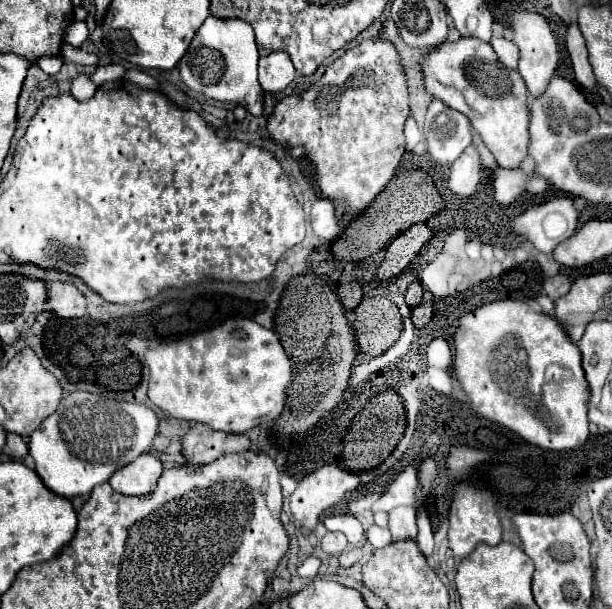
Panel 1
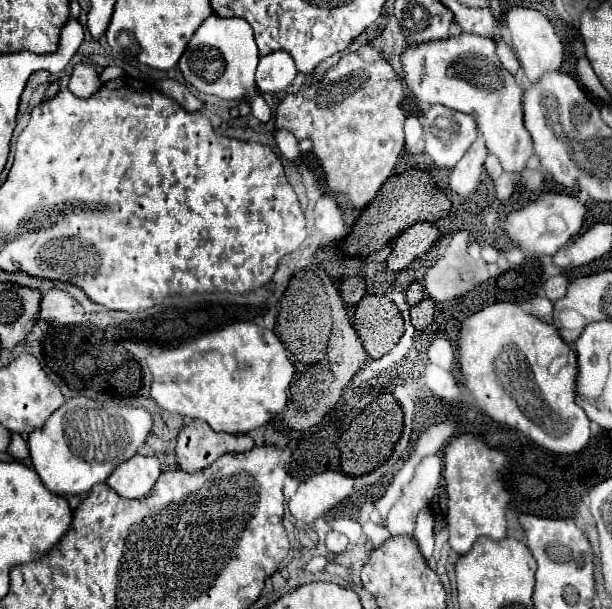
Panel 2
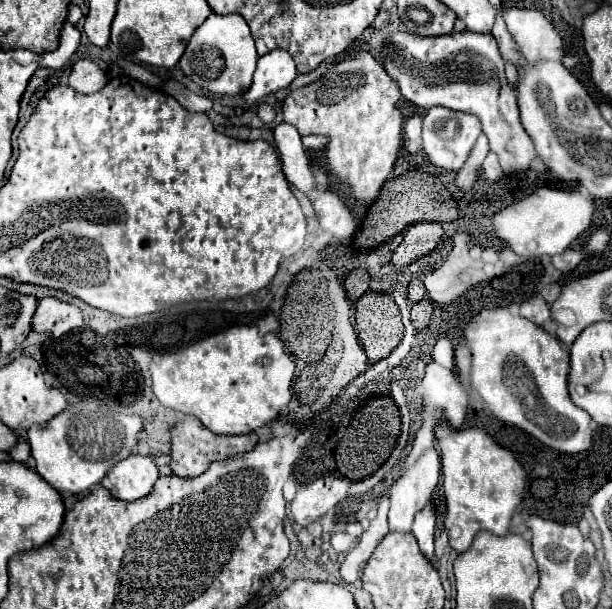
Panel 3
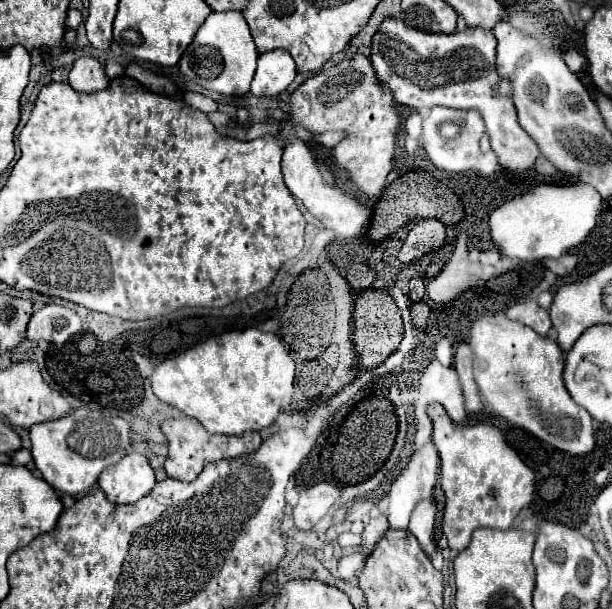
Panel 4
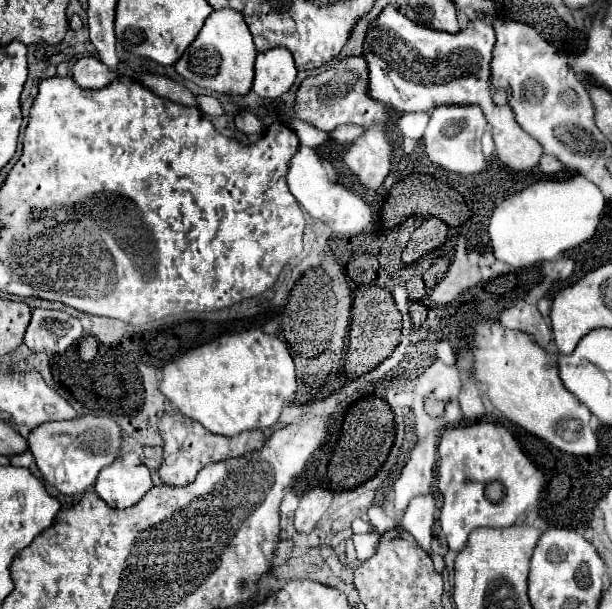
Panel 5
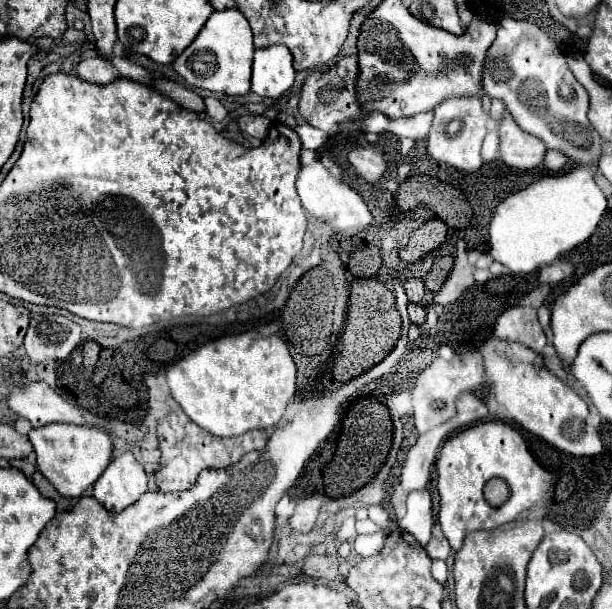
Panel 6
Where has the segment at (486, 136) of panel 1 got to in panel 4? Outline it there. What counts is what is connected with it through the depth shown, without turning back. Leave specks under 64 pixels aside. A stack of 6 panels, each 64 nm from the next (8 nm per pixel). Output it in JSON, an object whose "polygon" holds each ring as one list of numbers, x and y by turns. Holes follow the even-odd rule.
{"polygon":[[384,18,380,30,372,36,370,60,374,72,382,84,386,84,396,104,410,106,414,110,448,106,462,110,478,110,486,122,492,150,498,162,512,170,530,170,540,156,536,142,520,128,516,120,516,108,508,96,498,94,496,72,496,38,492,30,466,28,452,34,434,34,412,28,398,18]]}

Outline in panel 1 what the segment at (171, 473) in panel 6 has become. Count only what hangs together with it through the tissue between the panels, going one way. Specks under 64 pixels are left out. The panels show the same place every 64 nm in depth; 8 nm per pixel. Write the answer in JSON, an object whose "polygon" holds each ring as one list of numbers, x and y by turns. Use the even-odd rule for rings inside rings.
{"polygon":[[192,424,182,436,182,454,188,464,204,466,228,452,244,452,252,446,250,438,212,430,206,424]]}

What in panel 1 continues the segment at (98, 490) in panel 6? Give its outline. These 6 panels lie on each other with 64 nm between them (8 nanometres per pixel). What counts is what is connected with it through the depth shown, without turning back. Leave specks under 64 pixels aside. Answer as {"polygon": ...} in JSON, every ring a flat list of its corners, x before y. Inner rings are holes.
{"polygon":[[140,454,134,462,114,472,108,482,124,496,144,496,154,490,162,470,162,462,154,454]]}

